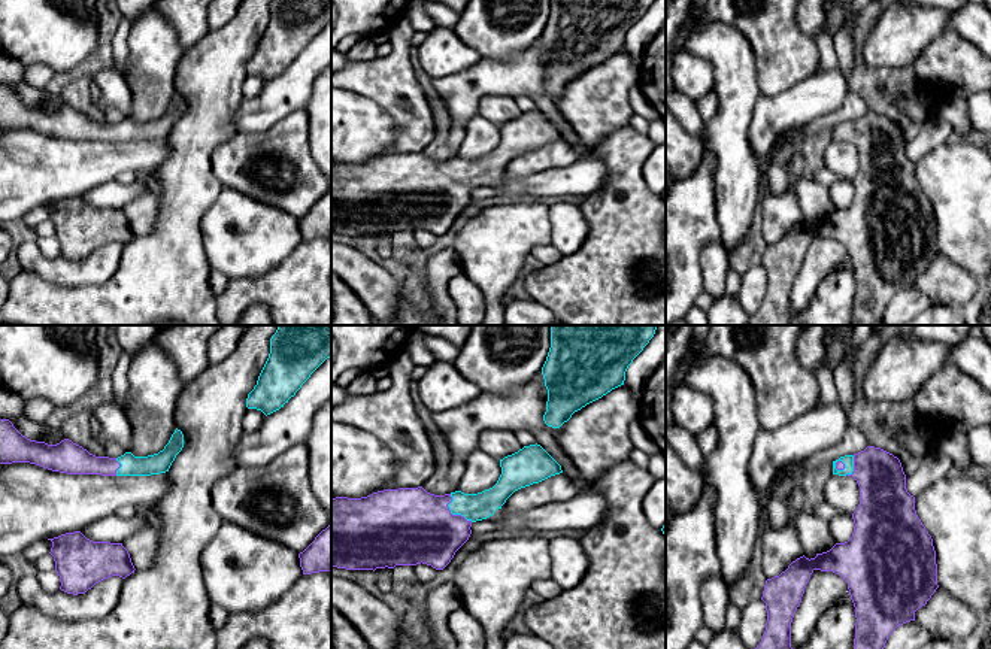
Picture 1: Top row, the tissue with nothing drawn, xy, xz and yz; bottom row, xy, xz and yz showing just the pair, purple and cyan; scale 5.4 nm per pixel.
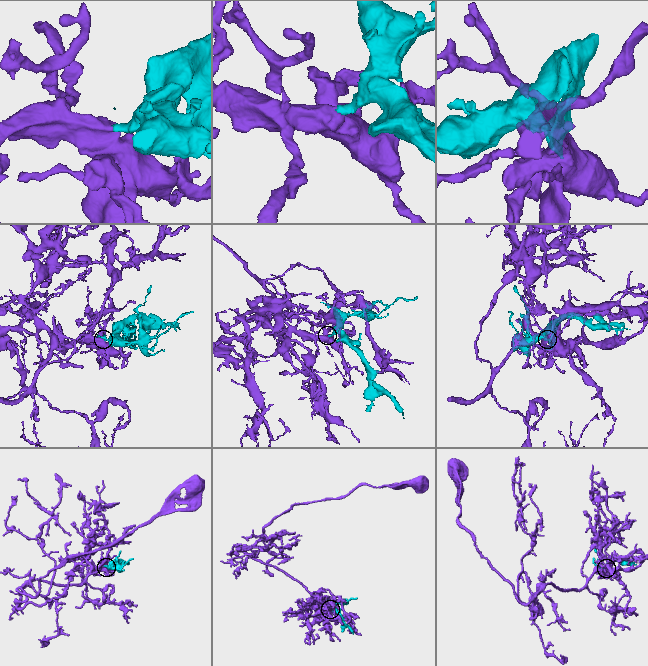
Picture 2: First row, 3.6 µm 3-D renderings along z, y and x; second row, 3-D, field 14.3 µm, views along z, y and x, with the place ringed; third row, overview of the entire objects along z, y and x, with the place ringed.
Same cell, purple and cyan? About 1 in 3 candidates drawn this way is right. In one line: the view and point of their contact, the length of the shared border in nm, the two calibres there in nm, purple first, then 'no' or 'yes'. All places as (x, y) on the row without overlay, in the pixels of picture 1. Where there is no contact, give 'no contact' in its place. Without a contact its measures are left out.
meets purple in xz at (451, 179); contact 200 nm long; 420 nm thick on the purple side, 150 nm on the other; yes

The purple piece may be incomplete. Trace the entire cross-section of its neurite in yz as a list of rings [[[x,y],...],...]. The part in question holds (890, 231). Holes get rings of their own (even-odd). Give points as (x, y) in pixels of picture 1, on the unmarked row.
[[[867,112],[858,119],[833,127],[833,140],[852,142],[860,152],[860,170],[852,179],[852,203],[815,224],[803,221],[779,242],[766,246],[761,263],[767,276],[766,297],[746,325],[788,325],[794,316],[791,288],[815,236],[833,237],[848,249],[857,283],[852,325],[873,325],[881,321],[891,298],[915,286],[915,278],[939,254],[933,204],[916,181],[915,163],[906,155],[900,125],[881,113]]]

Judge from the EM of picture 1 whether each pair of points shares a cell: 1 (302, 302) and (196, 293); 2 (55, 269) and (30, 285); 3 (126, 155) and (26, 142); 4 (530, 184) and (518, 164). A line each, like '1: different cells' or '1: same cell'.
1: different cells
2: different cells
3: same cell
4: different cells

